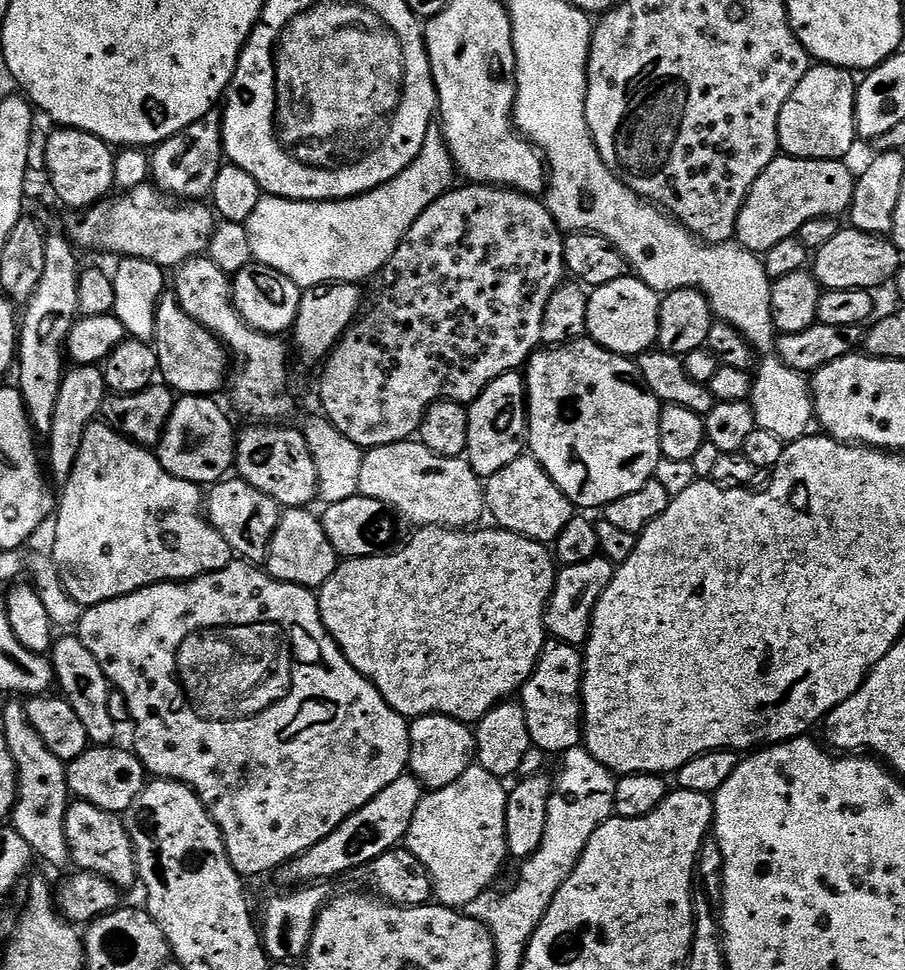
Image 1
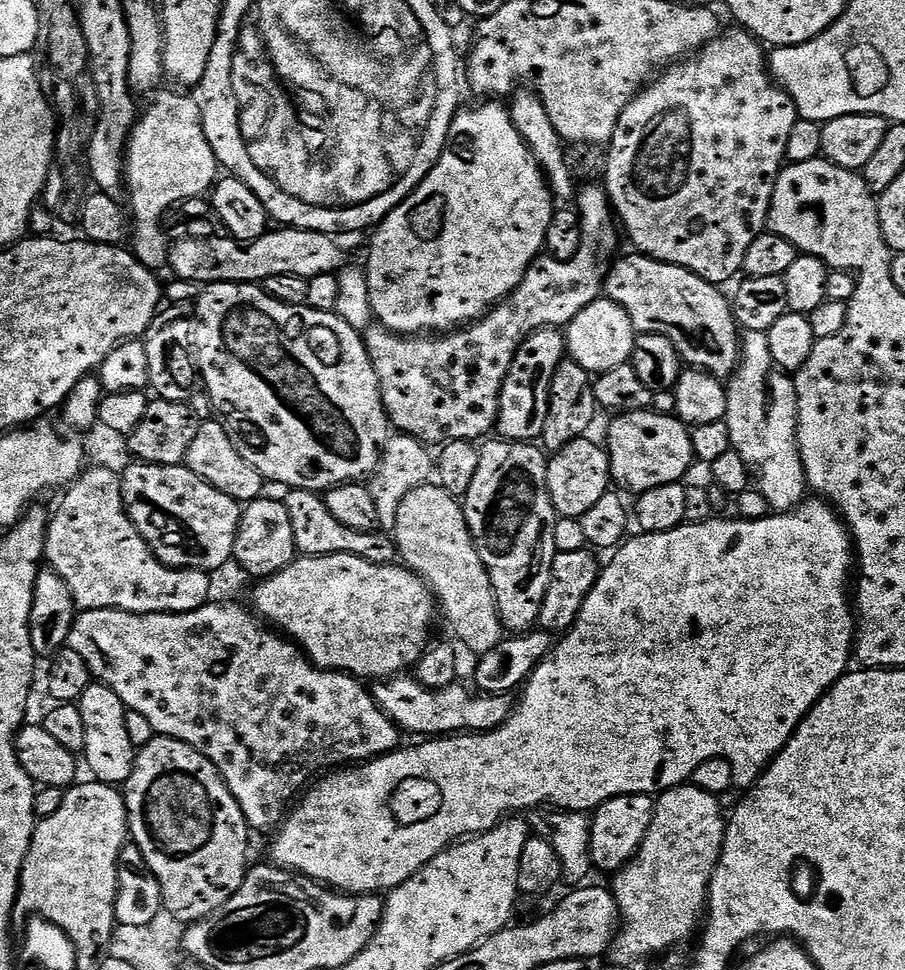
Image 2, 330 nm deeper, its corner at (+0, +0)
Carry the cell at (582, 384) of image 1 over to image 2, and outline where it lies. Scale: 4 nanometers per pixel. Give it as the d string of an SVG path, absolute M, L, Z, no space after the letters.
M653 410L642 412L622 412L615 417L616 420L608 428L608 444L606 451L612 464L613 481L621 489L629 488L632 494L639 494L650 490L654 486L666 486L667 484L681 483L684 475L694 465L692 455L692 434L689 425L683 424L675 415L658 413Z

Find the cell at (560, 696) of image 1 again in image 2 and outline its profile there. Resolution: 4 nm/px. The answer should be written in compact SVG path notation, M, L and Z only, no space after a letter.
M401 674L385 678L371 689L376 704L397 728L405 733L417 732L420 738L444 738L449 734L493 732L508 721L514 707L513 697L508 694L475 694L468 696L463 683L448 688L423 688L411 675Z

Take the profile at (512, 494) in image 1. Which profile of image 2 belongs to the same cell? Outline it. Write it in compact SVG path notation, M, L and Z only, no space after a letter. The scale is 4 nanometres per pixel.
M581 438L562 446L551 453L546 470L546 486L552 499L557 517L565 516L578 520L586 510L590 510L610 490L613 483L612 464L608 453L592 441L592 438Z

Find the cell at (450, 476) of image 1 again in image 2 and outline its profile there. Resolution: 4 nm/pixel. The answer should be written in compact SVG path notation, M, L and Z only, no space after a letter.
M425 482L399 497L397 504L394 543L399 559L428 583L453 634L477 657L485 656L500 644L506 629L500 623L490 574L464 521L461 501L439 483Z

